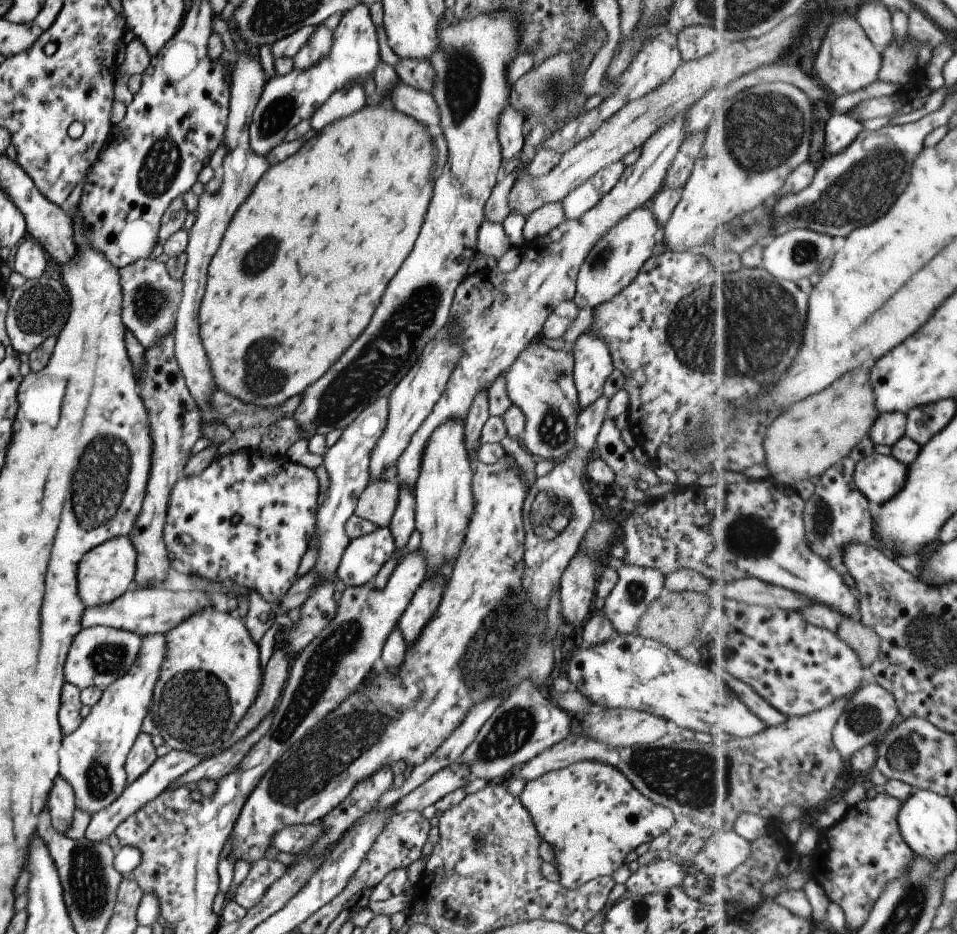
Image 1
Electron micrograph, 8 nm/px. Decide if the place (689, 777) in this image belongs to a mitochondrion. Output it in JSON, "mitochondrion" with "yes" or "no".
{"mitochondrion":"yes"}

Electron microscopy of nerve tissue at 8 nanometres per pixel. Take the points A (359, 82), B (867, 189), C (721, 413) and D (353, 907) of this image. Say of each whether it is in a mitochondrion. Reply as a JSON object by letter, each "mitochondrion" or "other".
{"A":"other","B":"mitochondrion","C":"other","D":"other"}

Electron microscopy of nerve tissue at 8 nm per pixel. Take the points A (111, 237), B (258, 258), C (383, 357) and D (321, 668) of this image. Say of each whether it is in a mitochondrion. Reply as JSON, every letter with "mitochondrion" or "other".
{"A":"other","B":"mitochondrion","C":"mitochondrion","D":"mitochondrion"}

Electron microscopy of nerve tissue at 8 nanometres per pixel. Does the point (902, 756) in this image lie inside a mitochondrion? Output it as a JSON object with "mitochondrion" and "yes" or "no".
{"mitochondrion":"yes"}

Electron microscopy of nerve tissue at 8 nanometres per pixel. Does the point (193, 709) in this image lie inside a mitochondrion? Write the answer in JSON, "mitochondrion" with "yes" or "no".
{"mitochondrion":"yes"}

